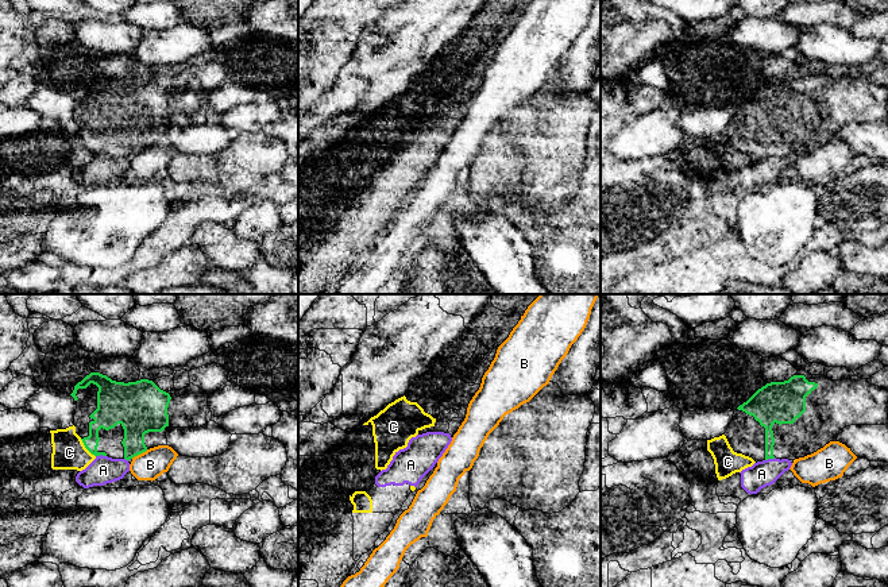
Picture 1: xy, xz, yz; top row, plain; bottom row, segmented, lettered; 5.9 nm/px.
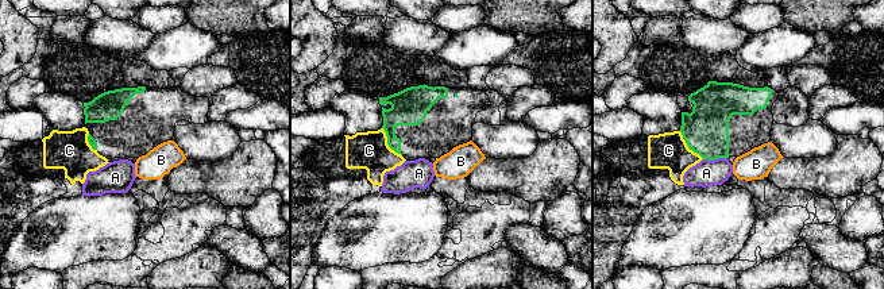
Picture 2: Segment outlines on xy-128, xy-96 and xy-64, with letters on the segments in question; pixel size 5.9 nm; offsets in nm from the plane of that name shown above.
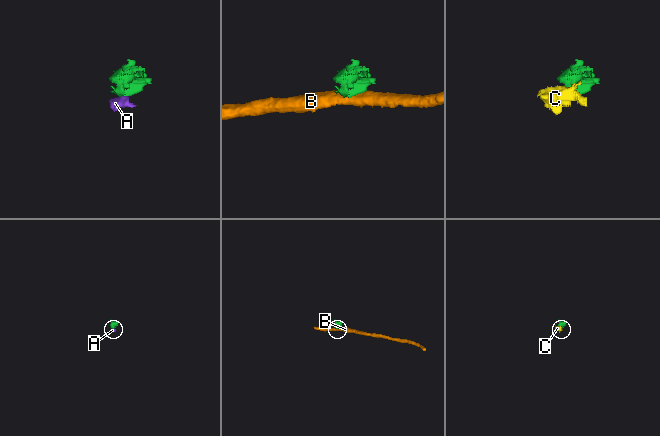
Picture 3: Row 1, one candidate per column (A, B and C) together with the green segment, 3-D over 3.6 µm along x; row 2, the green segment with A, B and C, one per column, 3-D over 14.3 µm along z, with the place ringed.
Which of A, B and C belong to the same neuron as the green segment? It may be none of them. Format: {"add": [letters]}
{"add": ["A"]}

